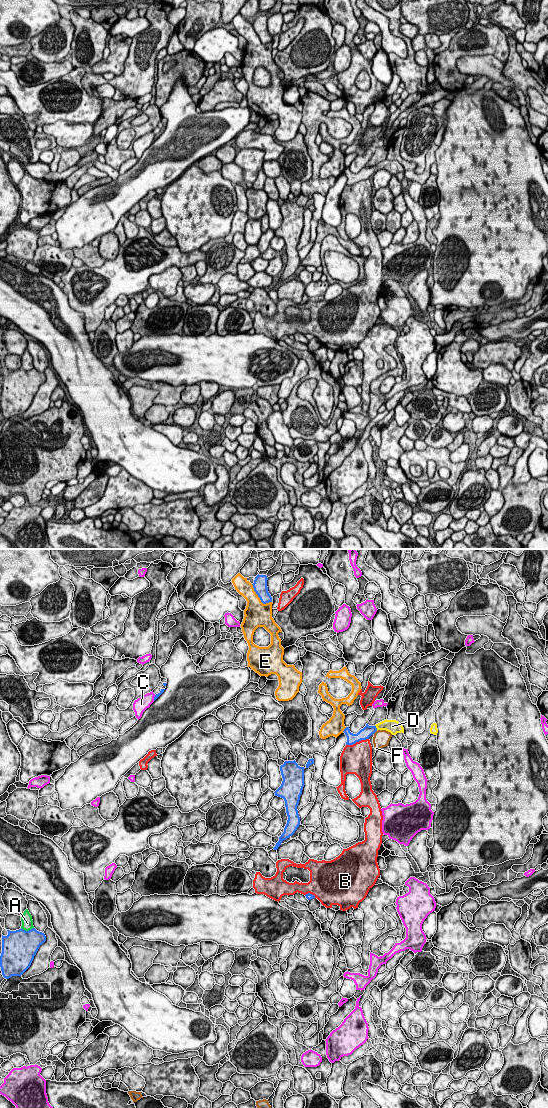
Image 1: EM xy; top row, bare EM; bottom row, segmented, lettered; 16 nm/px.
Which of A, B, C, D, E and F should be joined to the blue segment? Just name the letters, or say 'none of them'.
D

